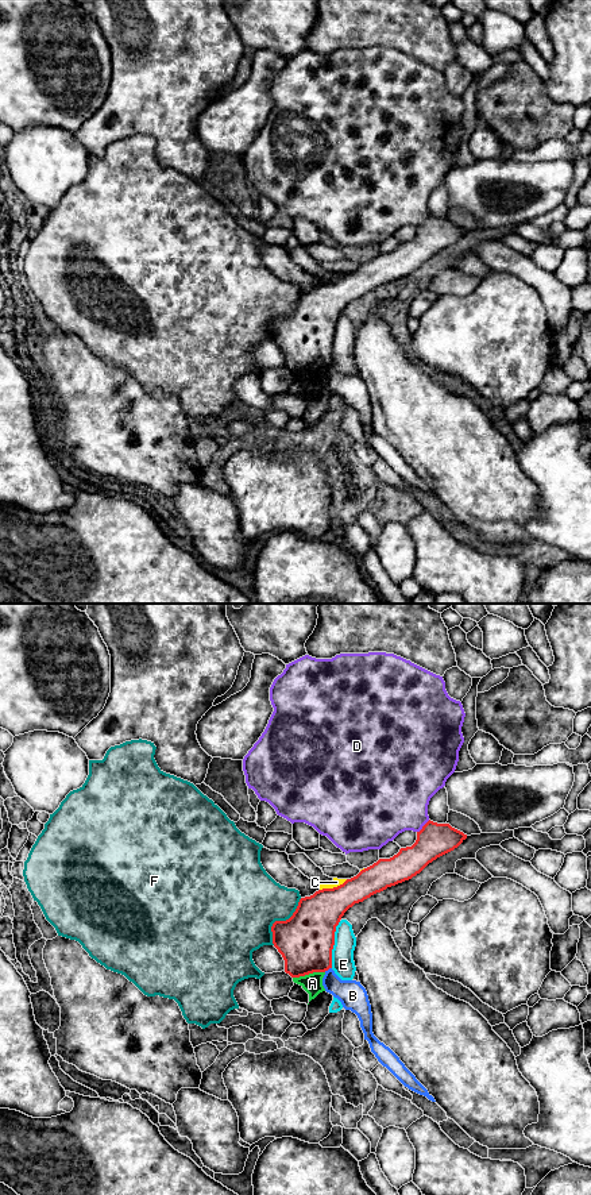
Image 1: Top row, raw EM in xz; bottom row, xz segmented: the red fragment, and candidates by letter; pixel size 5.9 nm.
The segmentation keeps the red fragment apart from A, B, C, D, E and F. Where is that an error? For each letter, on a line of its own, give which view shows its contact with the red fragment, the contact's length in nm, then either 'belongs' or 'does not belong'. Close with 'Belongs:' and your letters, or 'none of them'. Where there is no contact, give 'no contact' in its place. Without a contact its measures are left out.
A: xz | 200 nm | does not belong
B: xz | 50 nm | does not belong
C: xz | 180 nm | does not belong
D: xz | 110 nm | does not belong
E: xz | 280 nm | does not belong
F: xz | 320 nm | does not belong
Belongs: none of them

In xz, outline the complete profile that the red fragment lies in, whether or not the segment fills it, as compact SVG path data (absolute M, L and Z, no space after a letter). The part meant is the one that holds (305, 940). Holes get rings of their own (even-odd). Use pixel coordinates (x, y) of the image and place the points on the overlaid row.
M428 821L412 847L390 859L379 859L333 888L301 898L293 915L271 926L273 944L285 960L291 978L332 968L335 932L344 913L371 895L412 879L429 863L453 851L467 834L449 824Z

